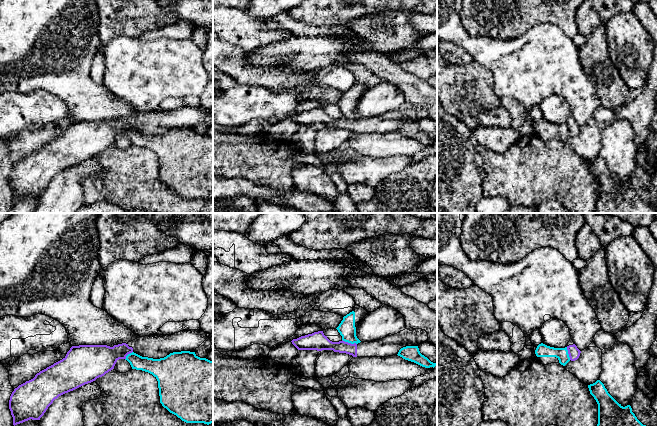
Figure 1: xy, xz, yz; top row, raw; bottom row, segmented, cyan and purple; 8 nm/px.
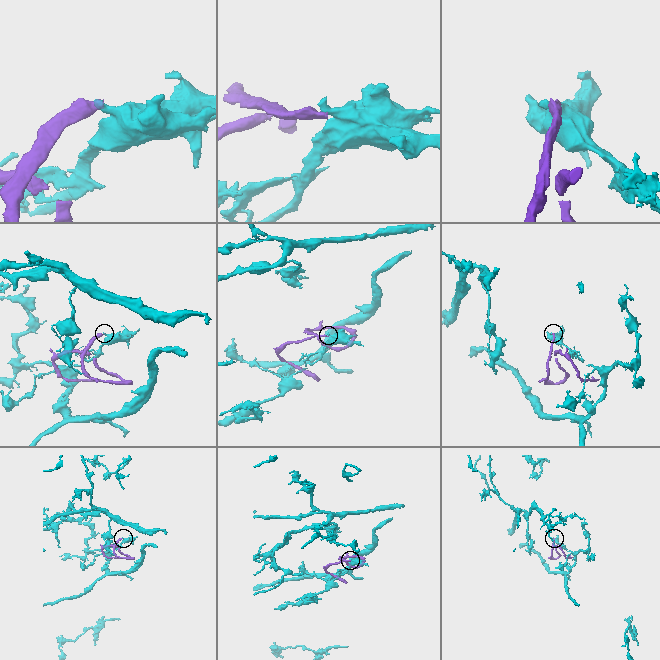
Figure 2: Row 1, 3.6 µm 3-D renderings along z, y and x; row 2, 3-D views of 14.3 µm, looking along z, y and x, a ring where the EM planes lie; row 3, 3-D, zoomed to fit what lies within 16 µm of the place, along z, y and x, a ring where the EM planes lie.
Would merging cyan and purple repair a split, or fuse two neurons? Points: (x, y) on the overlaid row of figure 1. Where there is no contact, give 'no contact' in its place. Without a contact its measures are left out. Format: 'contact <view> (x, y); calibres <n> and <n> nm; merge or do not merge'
contact xz (349, 342); calibres 140 and 150 nm; do not merge

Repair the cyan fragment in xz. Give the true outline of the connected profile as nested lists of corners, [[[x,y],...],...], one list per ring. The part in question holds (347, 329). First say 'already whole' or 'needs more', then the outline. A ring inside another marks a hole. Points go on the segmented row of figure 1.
needs more; [[[355,305],[353,310],[343,317],[343,320],[336,328],[342,336],[343,341],[351,344],[361,342],[356,336],[356,329],[367,314],[368,312],[364,308]]]

